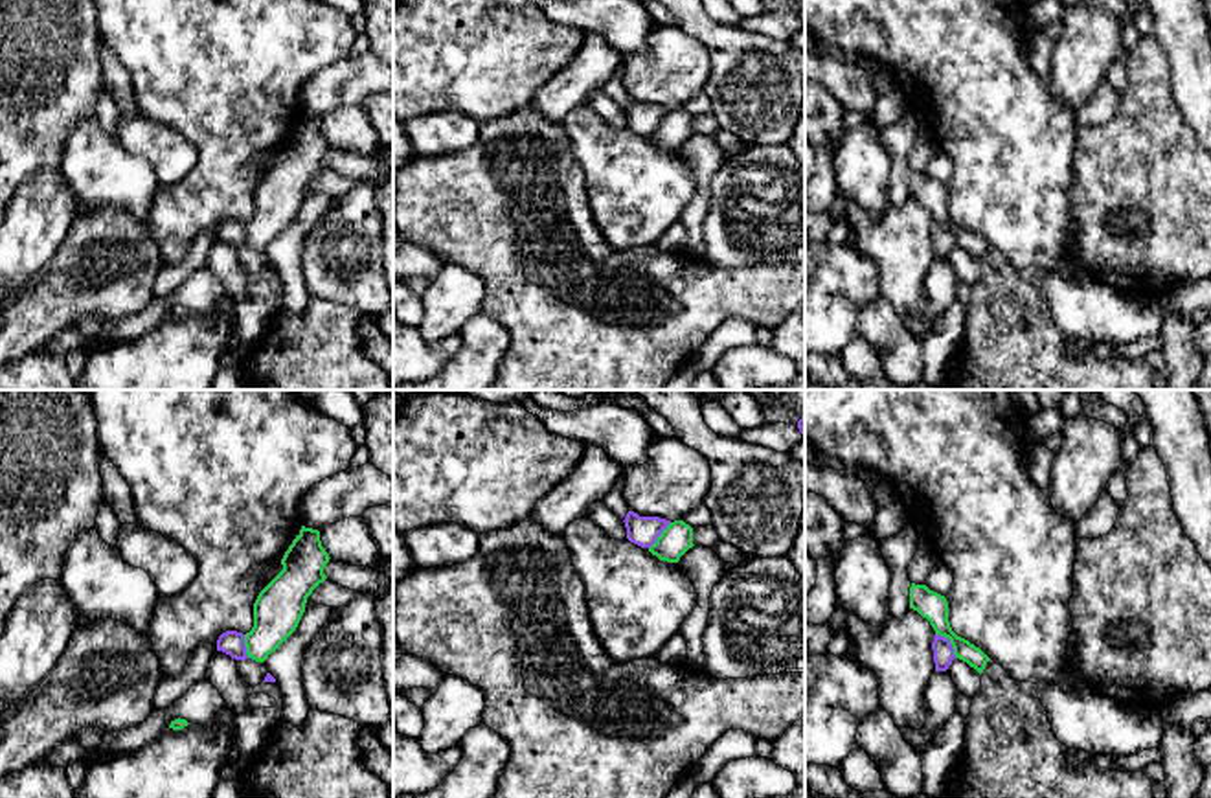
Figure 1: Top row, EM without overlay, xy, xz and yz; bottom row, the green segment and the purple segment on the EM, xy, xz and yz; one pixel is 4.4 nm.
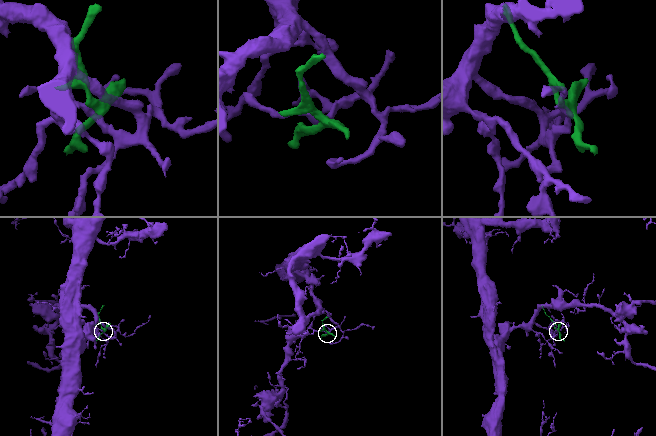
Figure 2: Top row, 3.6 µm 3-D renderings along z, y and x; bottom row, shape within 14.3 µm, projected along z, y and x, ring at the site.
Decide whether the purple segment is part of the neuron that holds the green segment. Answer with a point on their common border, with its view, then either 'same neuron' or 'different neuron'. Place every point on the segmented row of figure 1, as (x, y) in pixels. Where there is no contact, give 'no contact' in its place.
contact yz (950, 642); different neuron

